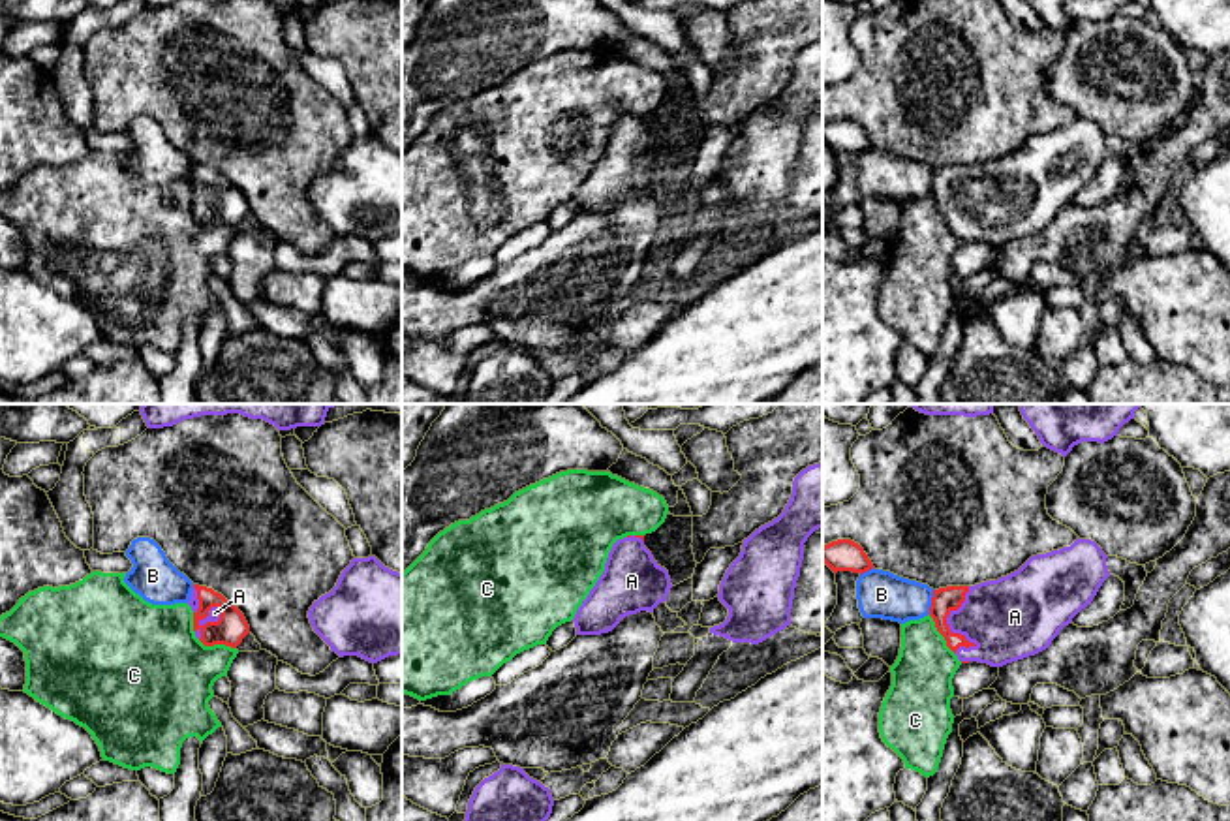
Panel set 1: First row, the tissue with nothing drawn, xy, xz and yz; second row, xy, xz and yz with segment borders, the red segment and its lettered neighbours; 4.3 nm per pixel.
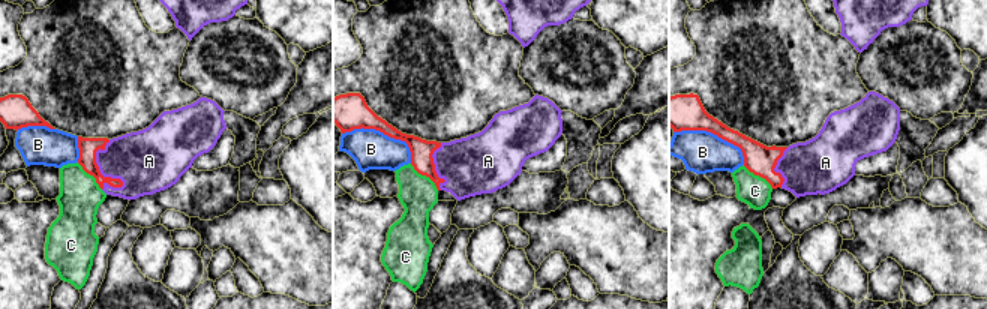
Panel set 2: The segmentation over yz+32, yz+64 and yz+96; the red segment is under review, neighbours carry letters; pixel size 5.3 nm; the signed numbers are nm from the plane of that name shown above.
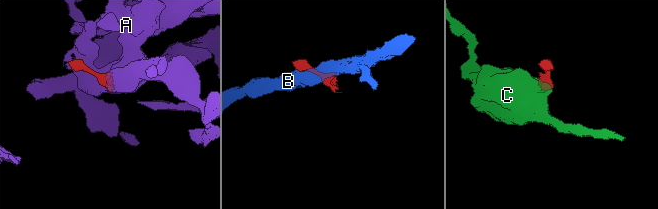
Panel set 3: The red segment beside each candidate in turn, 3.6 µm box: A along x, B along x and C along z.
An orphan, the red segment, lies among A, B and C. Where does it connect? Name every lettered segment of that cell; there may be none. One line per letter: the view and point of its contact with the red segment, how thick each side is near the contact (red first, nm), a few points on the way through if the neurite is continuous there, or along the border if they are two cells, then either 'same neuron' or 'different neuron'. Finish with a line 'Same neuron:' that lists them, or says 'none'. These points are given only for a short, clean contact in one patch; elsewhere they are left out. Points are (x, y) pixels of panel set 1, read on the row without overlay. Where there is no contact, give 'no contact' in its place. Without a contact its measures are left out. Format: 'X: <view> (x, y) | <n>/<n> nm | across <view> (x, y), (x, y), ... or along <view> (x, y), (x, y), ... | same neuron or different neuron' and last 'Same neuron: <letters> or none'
A: yz (947, 205) | 110/320 nm | across yz (951, 177), (947, 205), (1005, 200) | same neuron
B: yz (932, 181) | 110/200 nm | different neuron
C: yz (941, 213) | 110/260 nm | along yz (928, 194), (954, 233) | different neuron
Same neuron: A

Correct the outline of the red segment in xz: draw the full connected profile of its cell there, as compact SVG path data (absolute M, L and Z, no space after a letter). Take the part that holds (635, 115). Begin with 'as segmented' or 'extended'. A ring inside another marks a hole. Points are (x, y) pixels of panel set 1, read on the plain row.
extended; M644 115L618 118L603 154L573 197L577 214L608 212L629 194L653 192L670 167L669 150L644 126Z

